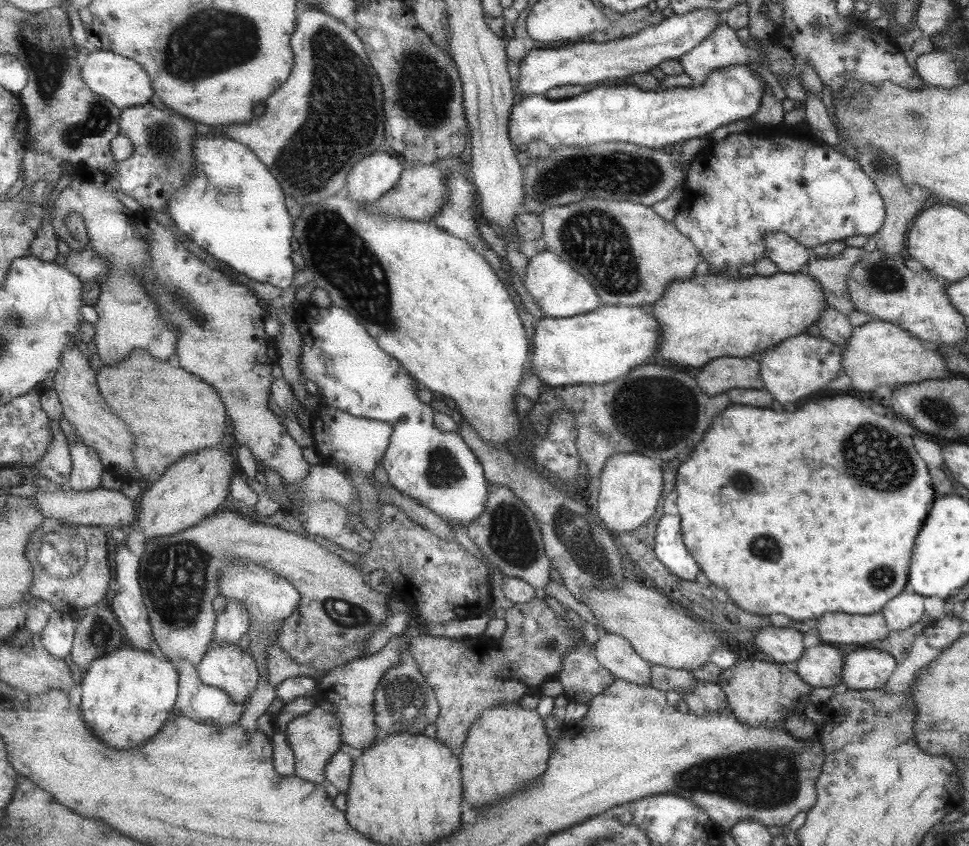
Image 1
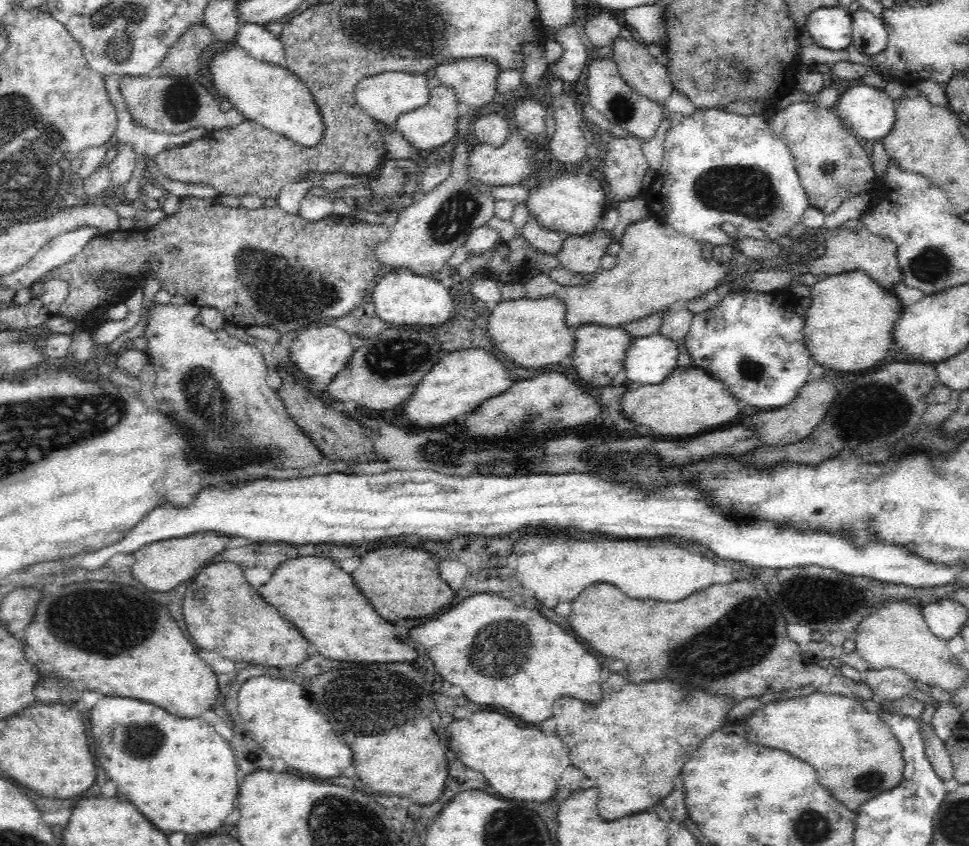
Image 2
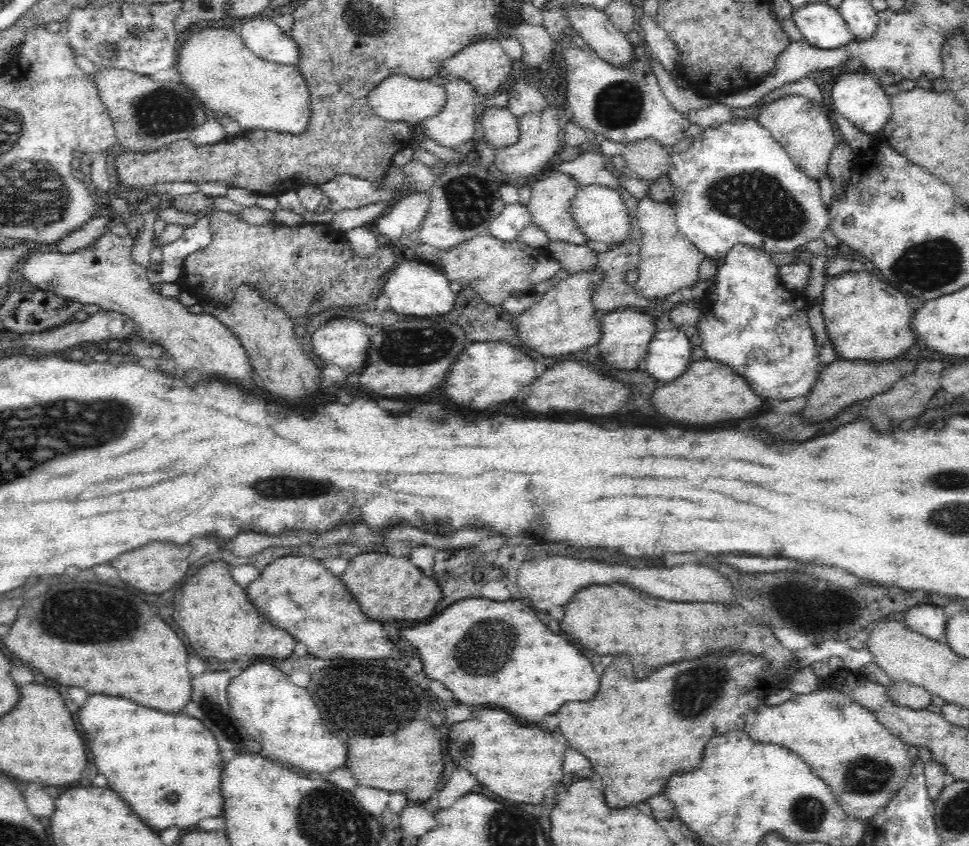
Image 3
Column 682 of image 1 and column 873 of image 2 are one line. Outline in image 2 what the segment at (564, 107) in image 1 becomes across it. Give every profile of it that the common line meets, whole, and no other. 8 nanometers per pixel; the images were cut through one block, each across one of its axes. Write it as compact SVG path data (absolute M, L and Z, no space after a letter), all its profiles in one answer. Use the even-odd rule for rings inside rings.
M858 84L838 96L838 106L834 106L834 112L852 132L856 132L856 138L878 142L884 140L896 124L894 104L896 102L890 100L884 90Z

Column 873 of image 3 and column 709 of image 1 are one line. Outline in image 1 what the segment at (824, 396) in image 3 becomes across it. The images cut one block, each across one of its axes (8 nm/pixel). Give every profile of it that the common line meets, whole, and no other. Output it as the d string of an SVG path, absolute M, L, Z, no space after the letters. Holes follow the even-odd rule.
M717 358L703 366L695 378L699 378L699 388L711 396L733 388L763 388L757 358Z

